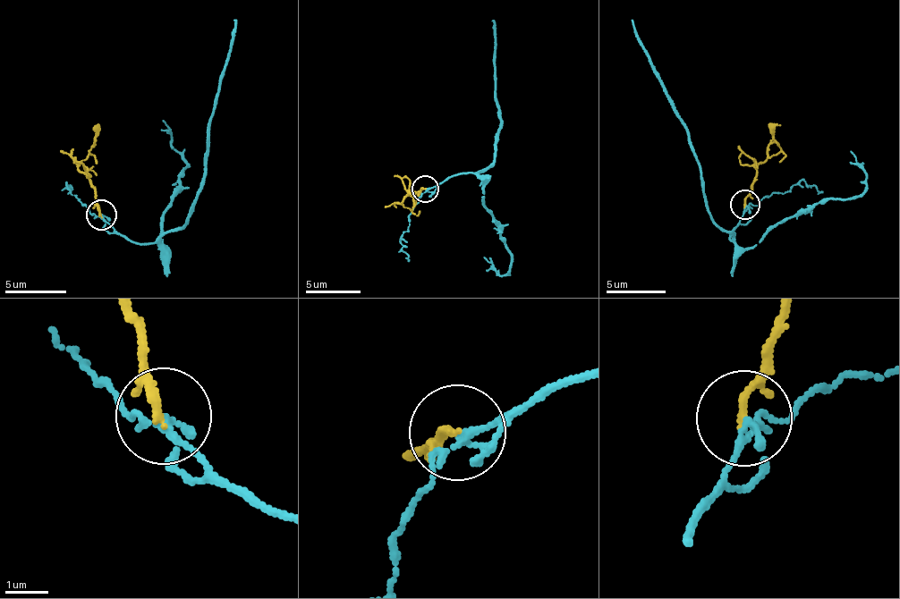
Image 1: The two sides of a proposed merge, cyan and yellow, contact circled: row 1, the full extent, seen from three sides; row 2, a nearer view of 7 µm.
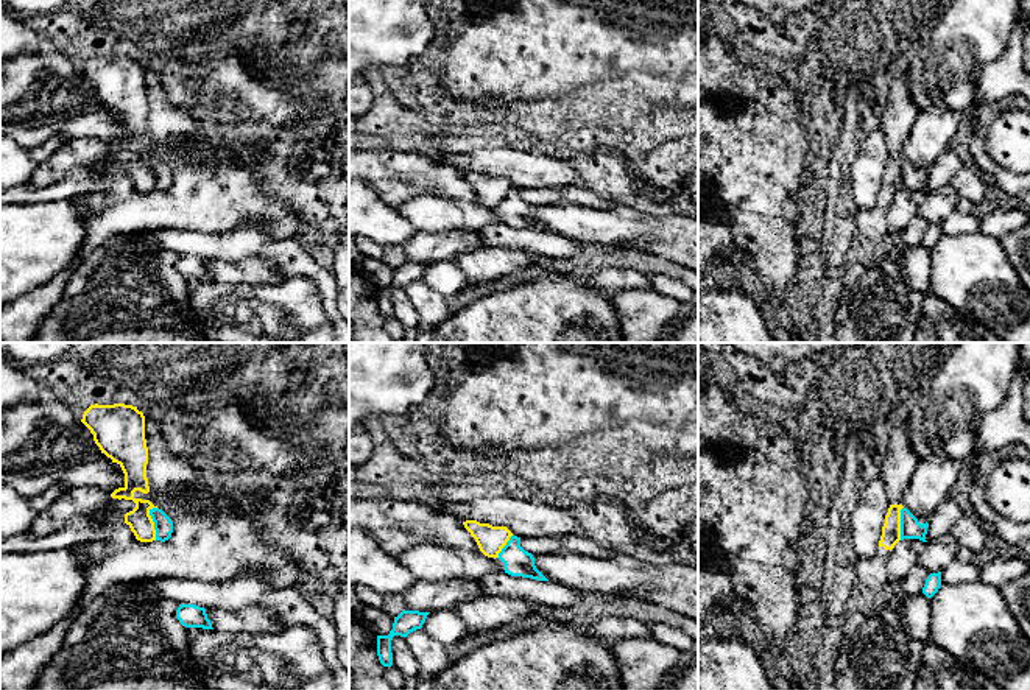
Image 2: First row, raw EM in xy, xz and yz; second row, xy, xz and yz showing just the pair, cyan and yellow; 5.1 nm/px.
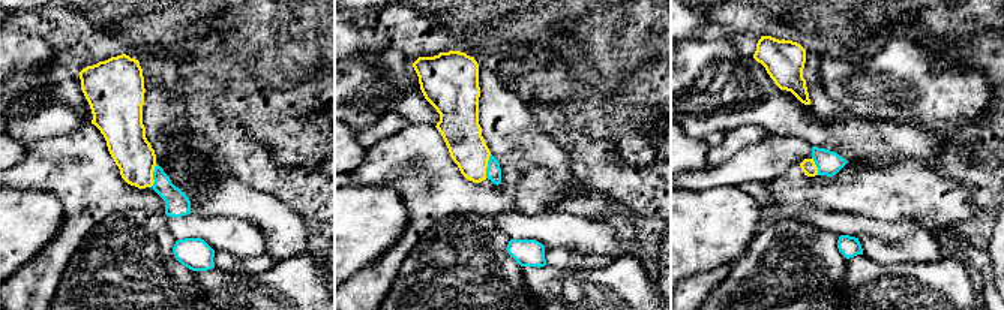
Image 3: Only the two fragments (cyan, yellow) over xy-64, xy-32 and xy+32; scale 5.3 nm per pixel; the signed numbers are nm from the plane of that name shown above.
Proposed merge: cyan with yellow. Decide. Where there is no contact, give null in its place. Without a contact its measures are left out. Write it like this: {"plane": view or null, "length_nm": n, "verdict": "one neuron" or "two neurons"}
{"plane": "xy", "length_nm": 180, "verdict": "two neurons"}

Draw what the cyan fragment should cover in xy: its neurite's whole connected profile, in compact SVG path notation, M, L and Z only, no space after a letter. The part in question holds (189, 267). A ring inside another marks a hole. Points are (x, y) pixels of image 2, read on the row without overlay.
M179 255L176 269L185 279L213 280L206 260L195 255Z

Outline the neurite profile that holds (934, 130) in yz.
M943 107L918 111L902 146L902 157L916 170L929 168L954 140L963 137L963 112Z

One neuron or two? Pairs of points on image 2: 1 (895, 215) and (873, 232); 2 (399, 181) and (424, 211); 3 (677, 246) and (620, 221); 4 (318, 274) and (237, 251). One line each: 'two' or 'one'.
1: two
2: two
3: one
4: one

